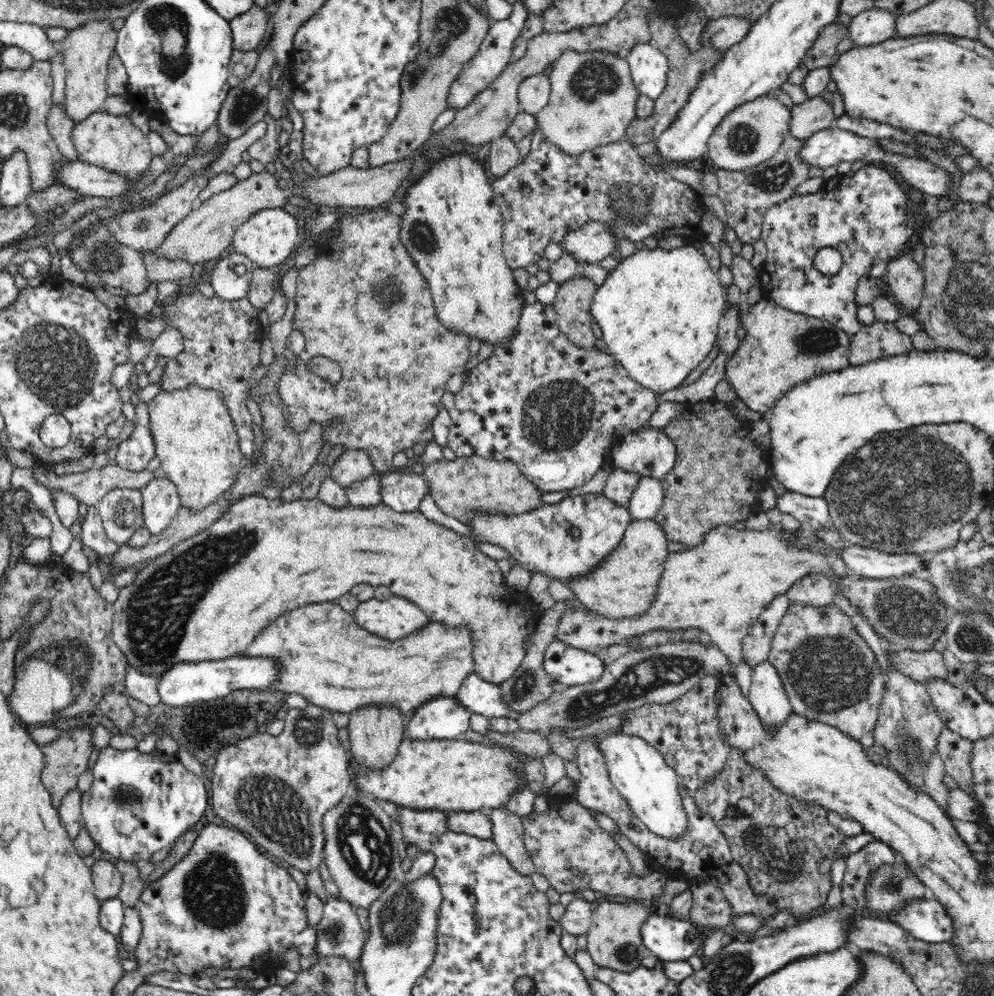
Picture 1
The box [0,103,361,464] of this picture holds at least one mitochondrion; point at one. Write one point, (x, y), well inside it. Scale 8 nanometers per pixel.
(59, 365)

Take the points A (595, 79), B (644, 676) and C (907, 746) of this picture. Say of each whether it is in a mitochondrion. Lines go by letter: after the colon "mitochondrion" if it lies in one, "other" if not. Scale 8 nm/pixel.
A: mitochondrion
B: mitochondrion
C: mitochondrion

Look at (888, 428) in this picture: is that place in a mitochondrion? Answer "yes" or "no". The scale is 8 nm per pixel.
yes

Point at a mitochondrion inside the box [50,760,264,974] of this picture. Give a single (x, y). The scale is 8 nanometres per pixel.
(213, 893)

